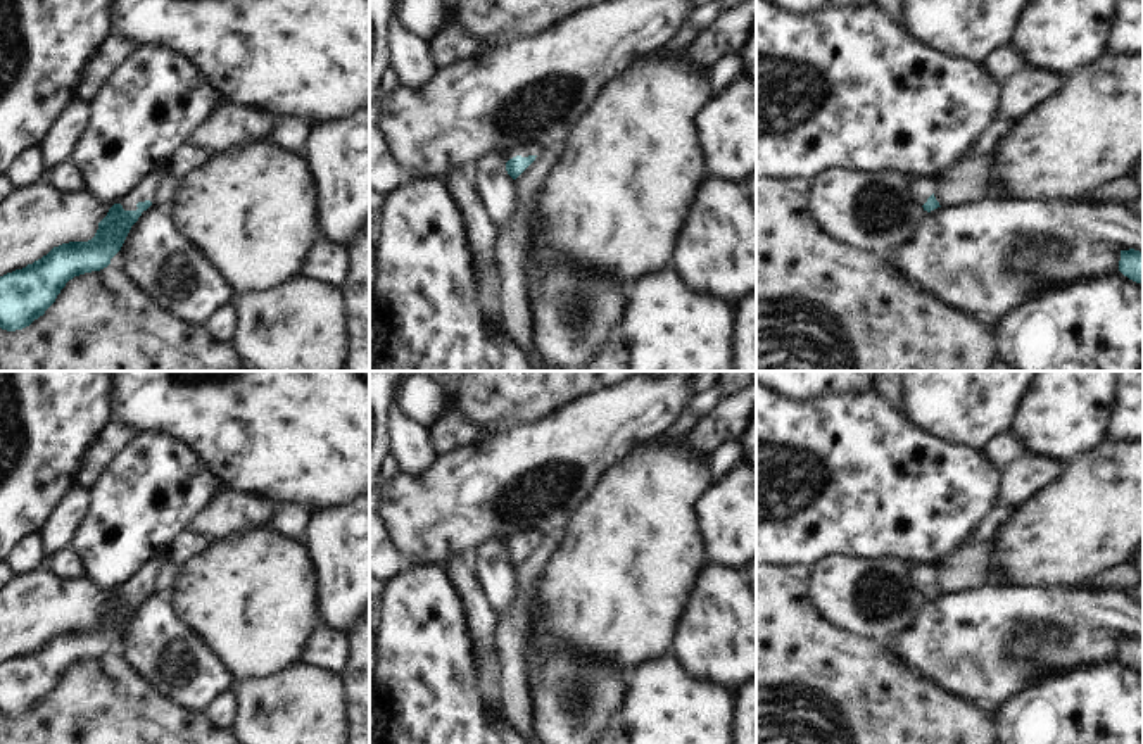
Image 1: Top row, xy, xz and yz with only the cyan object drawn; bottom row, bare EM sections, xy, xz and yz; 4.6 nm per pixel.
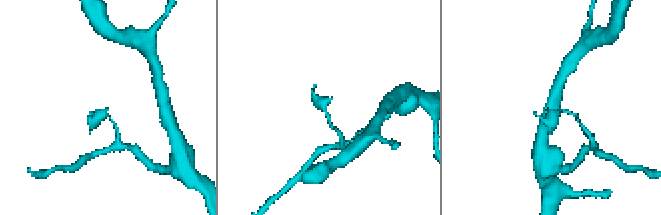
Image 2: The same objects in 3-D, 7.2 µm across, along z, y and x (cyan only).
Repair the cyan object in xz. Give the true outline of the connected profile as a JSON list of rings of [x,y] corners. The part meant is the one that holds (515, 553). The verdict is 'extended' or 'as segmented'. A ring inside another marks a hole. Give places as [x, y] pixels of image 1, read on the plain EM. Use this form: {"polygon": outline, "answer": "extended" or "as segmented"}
{"polygon": [[[528,530],[516,544],[506,549],[508,561],[516,566],[535,547],[540,535],[540,530]]], "answer": "extended"}

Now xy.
{"polygon": [[[161,551],[143,563],[131,582],[138,596],[124,597],[114,590],[92,627],[62,630],[33,651],[0,663],[0,715],[16,718],[29,713],[55,689],[69,666],[107,654],[131,613],[152,592],[150,582],[166,558],[166,551]]], "answer": "extended"}

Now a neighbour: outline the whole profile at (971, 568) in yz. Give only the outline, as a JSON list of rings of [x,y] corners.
[[[991,542],[963,544],[960,554],[934,570],[934,583],[941,594],[967,590],[984,583],[1003,583],[991,568]]]

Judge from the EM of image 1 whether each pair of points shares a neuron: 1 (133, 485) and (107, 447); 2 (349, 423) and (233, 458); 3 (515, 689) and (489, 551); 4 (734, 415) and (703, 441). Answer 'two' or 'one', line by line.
1: two
2: one
3: two
4: one

